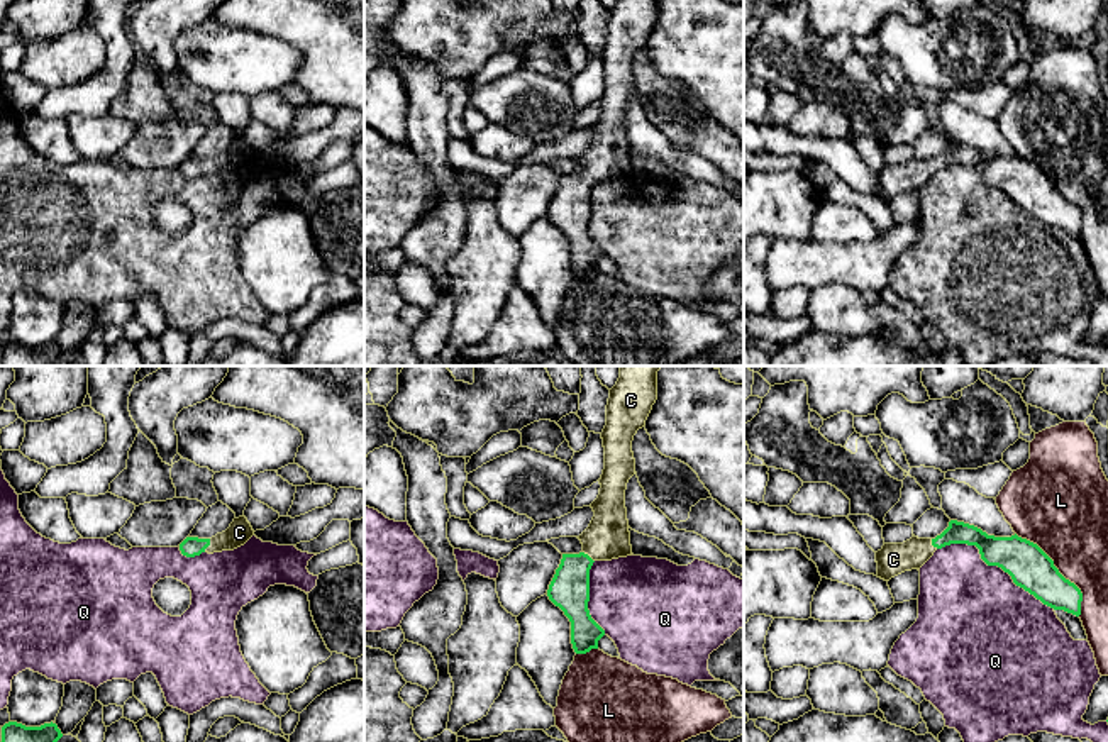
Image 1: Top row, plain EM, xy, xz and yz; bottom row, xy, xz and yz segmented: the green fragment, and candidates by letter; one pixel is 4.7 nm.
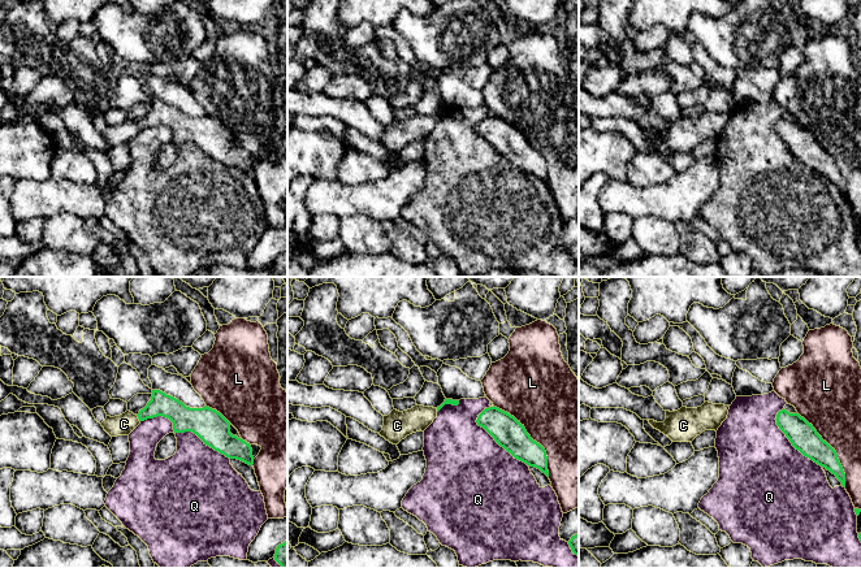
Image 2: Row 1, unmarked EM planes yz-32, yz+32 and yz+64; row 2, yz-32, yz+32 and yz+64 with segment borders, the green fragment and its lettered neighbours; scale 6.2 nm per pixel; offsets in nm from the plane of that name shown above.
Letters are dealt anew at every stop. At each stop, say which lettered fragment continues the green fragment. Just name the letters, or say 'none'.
C

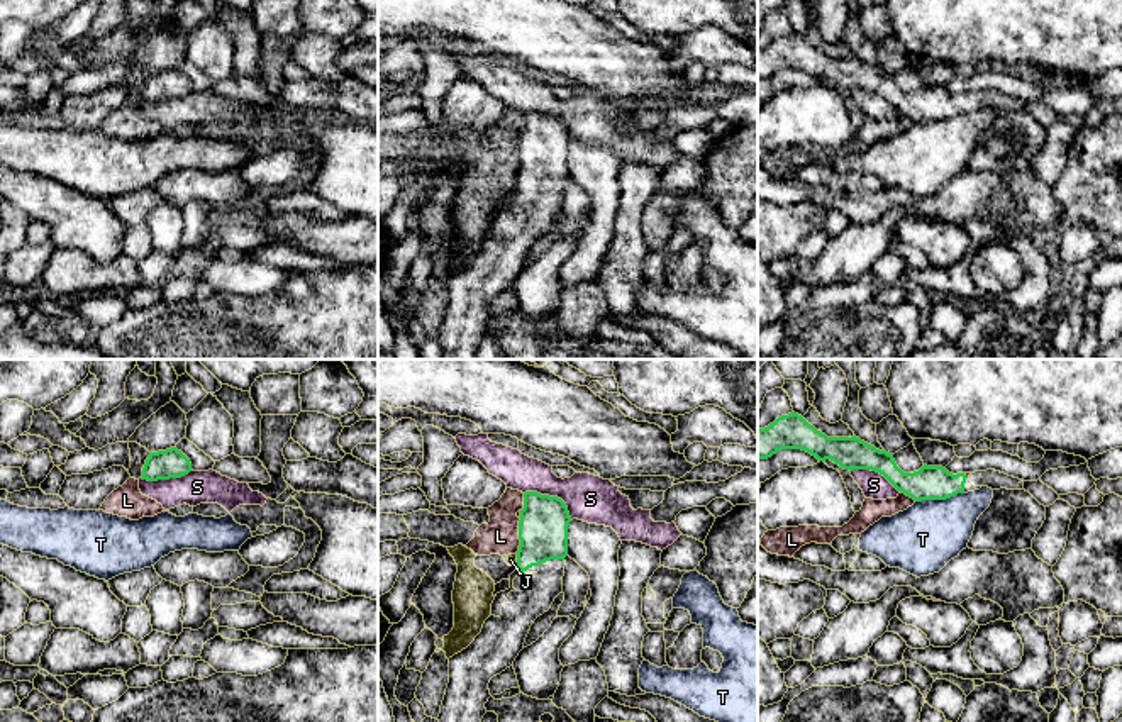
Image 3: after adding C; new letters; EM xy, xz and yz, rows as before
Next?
none

